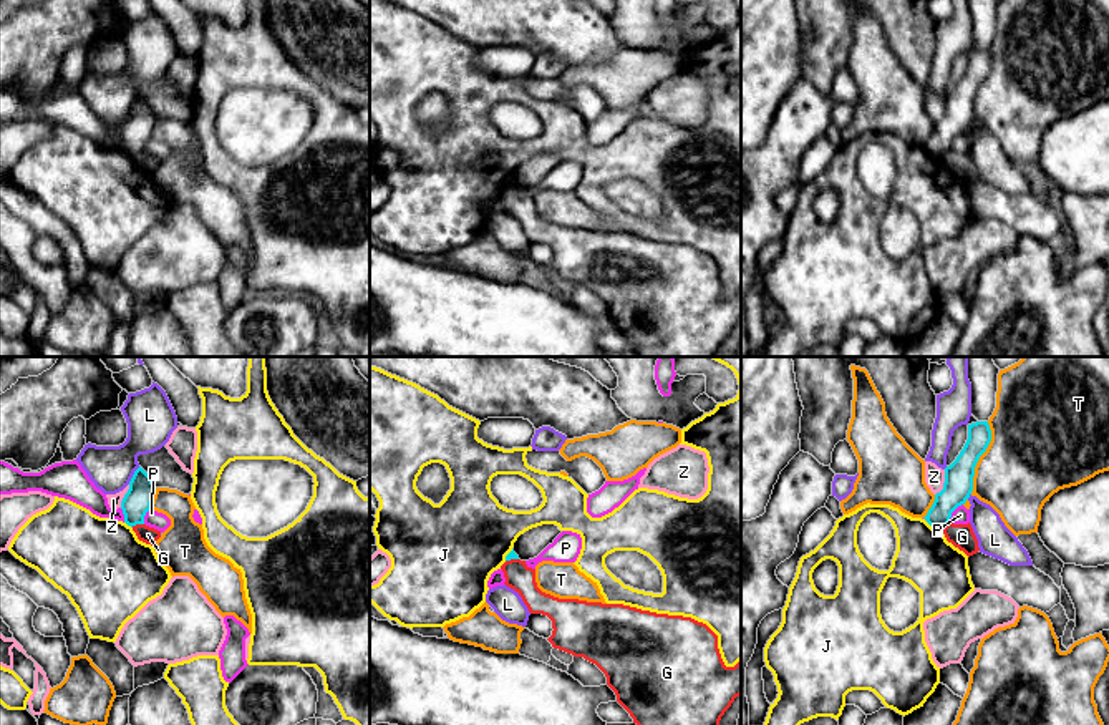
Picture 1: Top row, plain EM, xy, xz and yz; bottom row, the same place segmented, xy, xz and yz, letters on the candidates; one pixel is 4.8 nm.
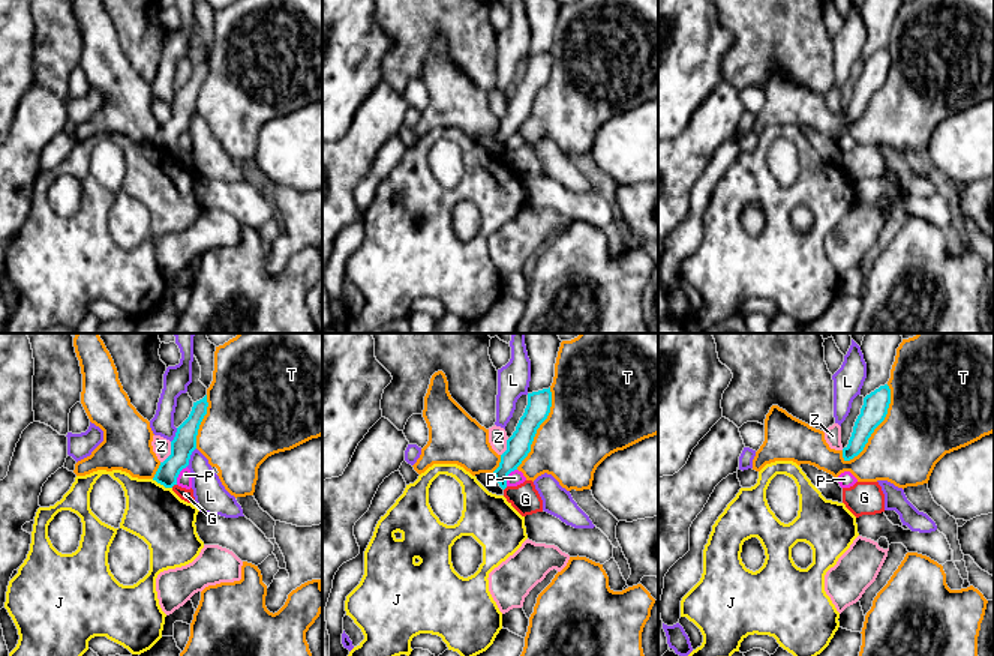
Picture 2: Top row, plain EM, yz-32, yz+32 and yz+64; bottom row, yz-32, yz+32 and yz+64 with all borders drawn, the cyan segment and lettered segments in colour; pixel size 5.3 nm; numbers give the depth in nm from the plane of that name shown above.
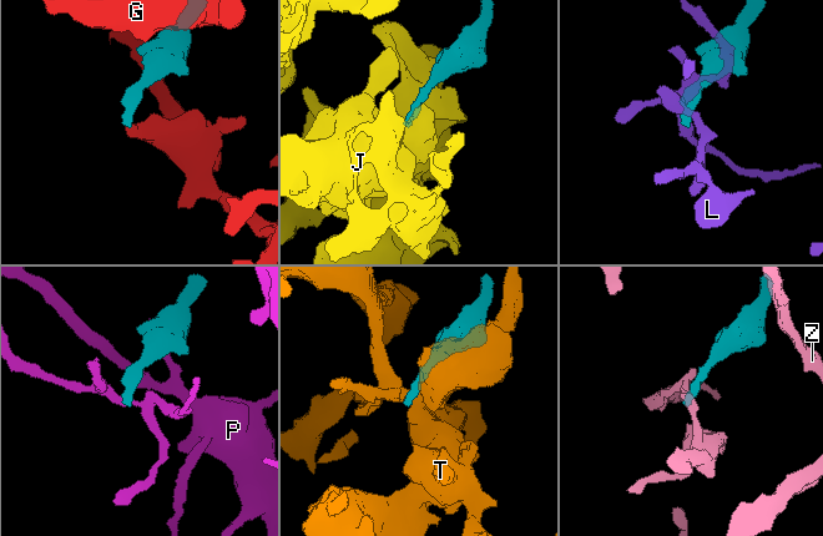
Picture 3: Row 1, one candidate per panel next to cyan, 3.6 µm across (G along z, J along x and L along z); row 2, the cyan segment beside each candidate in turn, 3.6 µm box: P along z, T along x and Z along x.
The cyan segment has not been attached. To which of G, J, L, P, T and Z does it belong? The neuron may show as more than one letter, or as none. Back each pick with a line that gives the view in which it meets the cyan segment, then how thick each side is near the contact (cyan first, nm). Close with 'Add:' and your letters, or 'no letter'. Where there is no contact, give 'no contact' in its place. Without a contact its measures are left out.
Add: no letter

